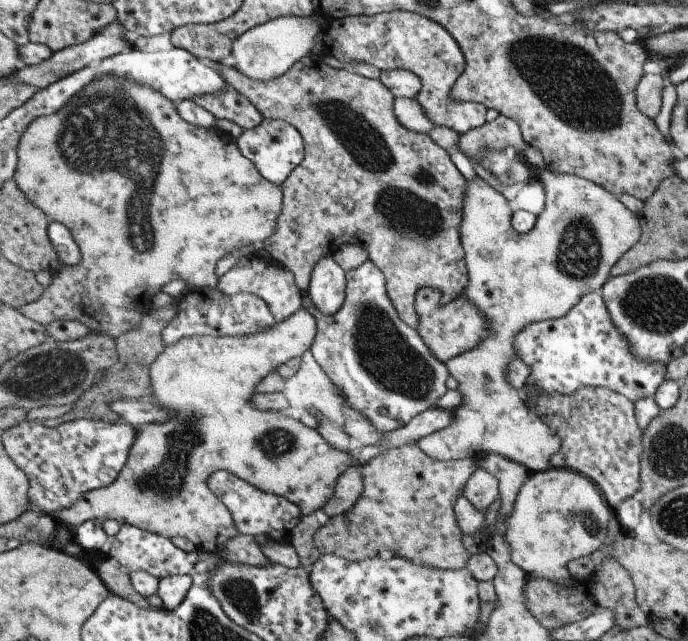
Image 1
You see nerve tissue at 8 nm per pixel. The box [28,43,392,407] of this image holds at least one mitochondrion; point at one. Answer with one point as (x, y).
(92, 125)

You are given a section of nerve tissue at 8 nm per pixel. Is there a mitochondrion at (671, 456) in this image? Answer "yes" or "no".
yes

